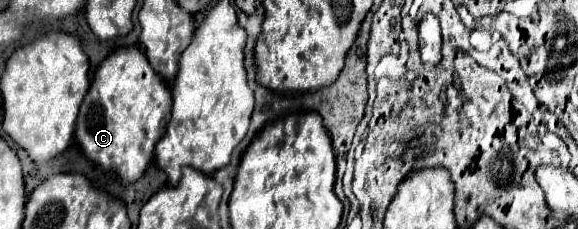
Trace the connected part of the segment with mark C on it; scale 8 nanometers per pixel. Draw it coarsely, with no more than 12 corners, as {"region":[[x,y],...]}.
{"region":[[138,45],[98,65],[74,137],[124,183],[142,177],[170,89]]}

